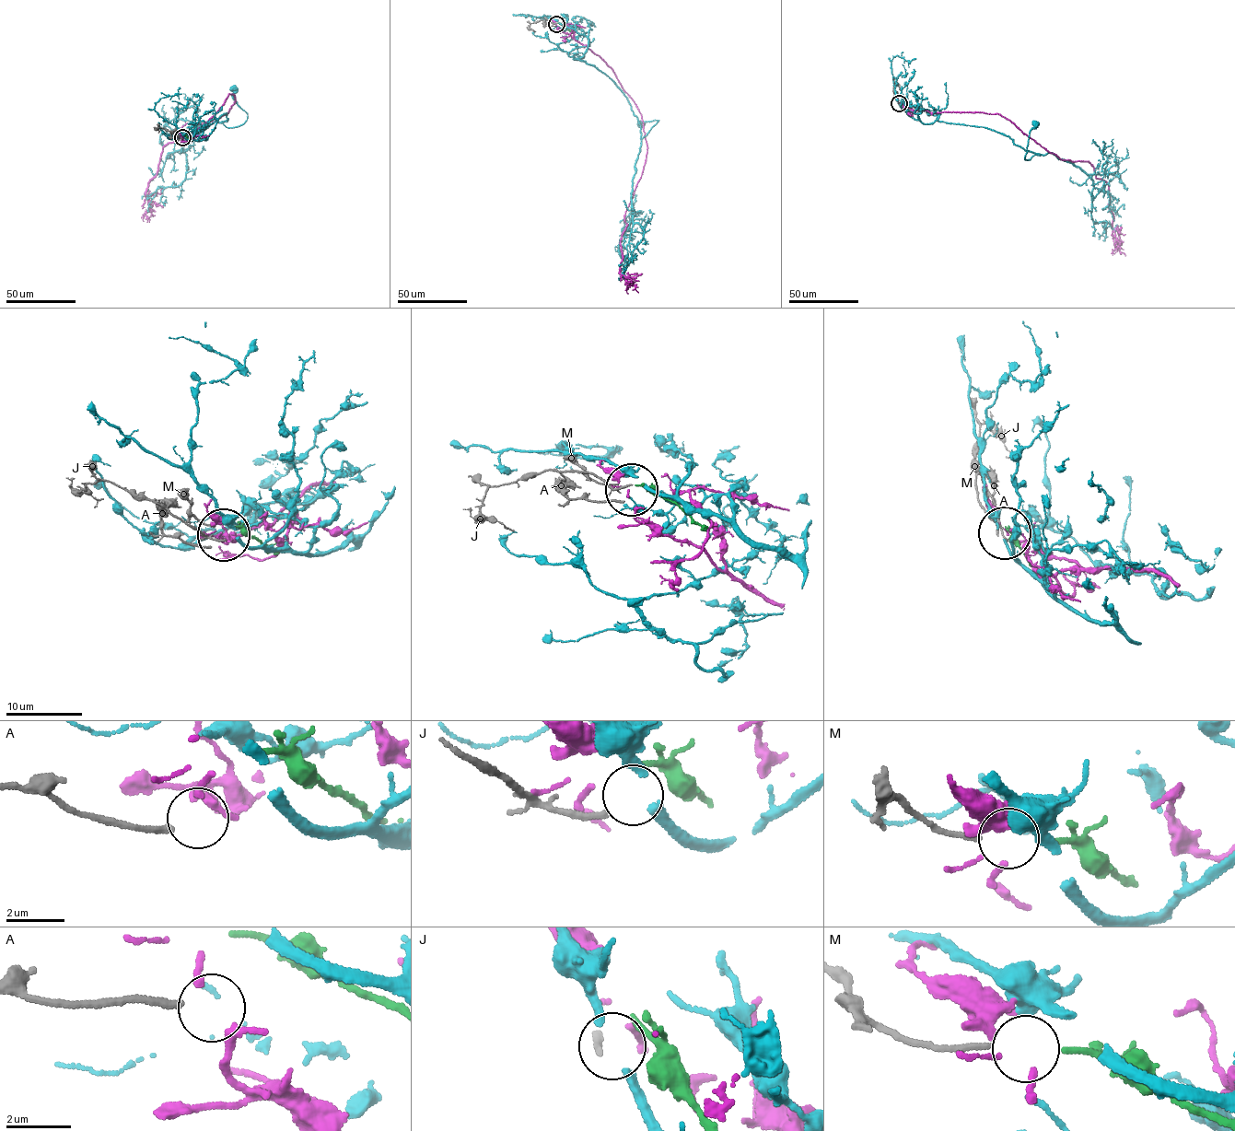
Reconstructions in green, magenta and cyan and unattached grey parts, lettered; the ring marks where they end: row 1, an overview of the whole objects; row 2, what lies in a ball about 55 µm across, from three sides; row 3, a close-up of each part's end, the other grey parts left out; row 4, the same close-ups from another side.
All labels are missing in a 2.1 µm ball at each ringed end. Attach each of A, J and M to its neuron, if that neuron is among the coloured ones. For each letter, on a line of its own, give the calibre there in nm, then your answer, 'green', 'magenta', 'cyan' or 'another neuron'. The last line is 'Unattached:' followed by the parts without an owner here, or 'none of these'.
A: 220 nm | magenta
J: 200 nm | cyan
M: 170 nm | green
Unattached: none of these

